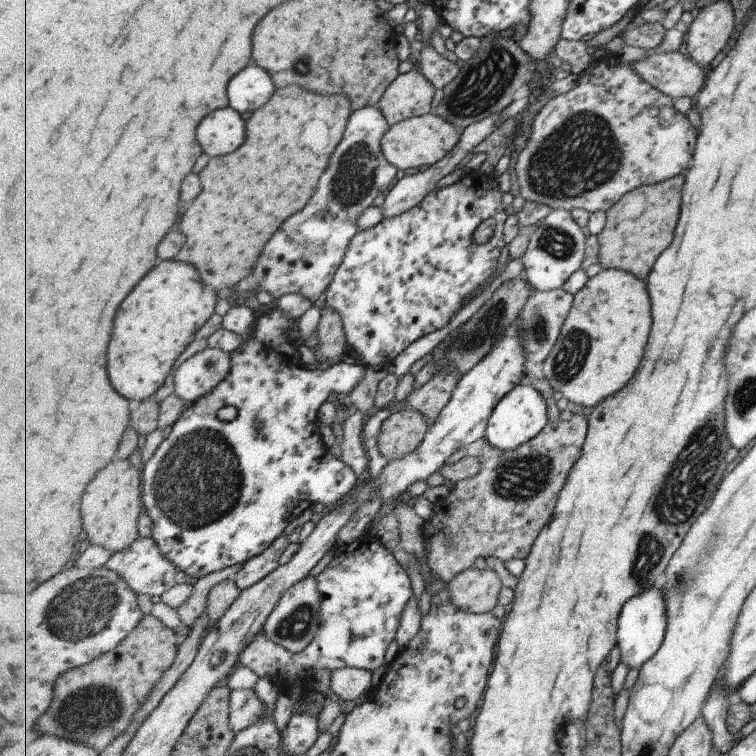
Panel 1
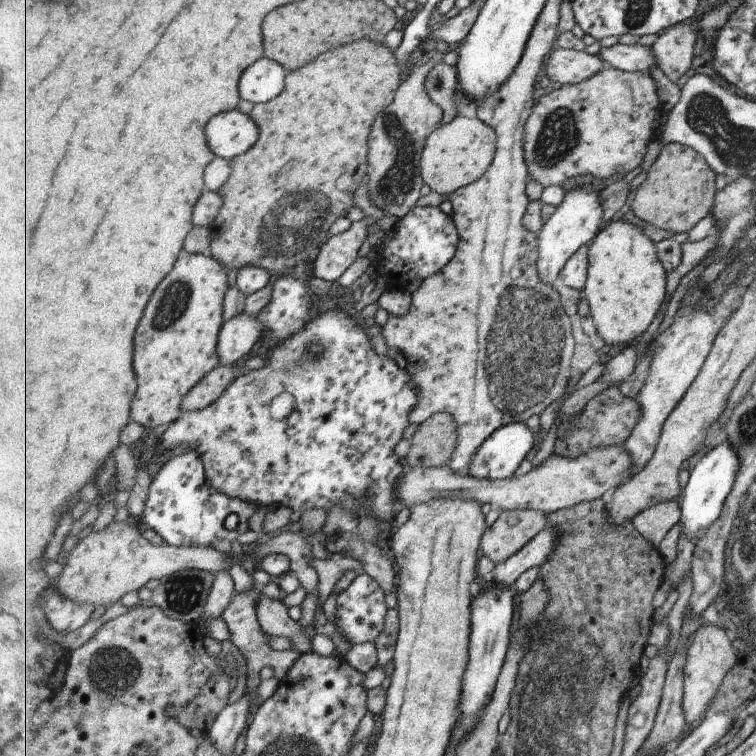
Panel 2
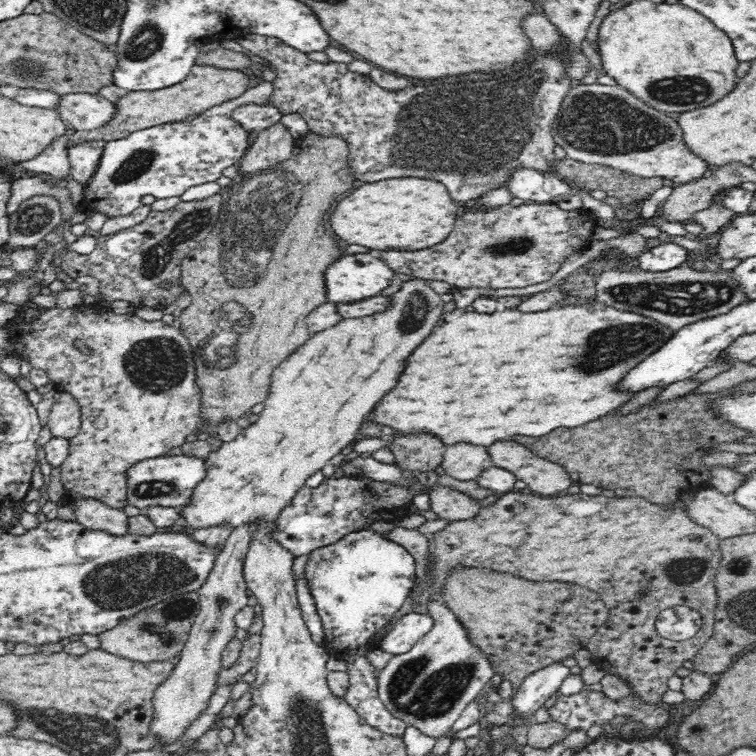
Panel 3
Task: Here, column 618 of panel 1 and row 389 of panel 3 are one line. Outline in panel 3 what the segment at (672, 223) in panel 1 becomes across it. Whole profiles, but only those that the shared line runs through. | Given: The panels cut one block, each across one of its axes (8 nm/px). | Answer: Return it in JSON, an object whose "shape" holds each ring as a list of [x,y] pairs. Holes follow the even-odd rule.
{"shape":[[[309,131],[304,134],[302,138],[295,140],[294,150],[292,150],[292,156],[278,162],[276,166],[266,168],[263,171],[248,173],[244,176],[240,176],[237,180],[232,182],[228,186],[227,198],[223,199],[222,211],[219,213],[218,222],[213,226],[212,230],[206,235],[206,238],[197,244],[196,248],[193,248],[183,258],[181,263],[181,276],[179,278],[179,284],[184,287],[192,297],[192,303],[188,305],[184,310],[180,311],[179,329],[182,331],[194,353],[194,362],[196,362],[196,380],[198,385],[202,389],[202,410],[200,410],[201,422],[209,422],[212,426],[224,420],[225,418],[238,419],[246,411],[251,410],[252,407],[260,402],[264,402],[269,391],[269,383],[271,378],[271,372],[279,365],[284,359],[292,356],[292,352],[296,352],[297,348],[300,348],[300,344],[304,344],[313,334],[308,328],[308,313],[312,312],[317,306],[325,304],[327,299],[326,292],[326,272],[330,264],[334,264],[339,257],[342,257],[342,246],[344,245],[342,240],[338,236],[332,234],[332,230],[328,230],[328,218],[332,214],[332,208],[334,208],[334,202],[338,202],[340,198],[344,197],[344,194],[348,194],[350,190],[356,188],[356,177],[352,173],[351,168],[351,148],[348,147],[348,141],[340,135],[322,135],[320,133]],[[220,320],[226,320],[228,328],[233,330],[224,330],[224,332],[230,332],[231,336],[228,338],[215,337],[218,333],[218,324]]]}

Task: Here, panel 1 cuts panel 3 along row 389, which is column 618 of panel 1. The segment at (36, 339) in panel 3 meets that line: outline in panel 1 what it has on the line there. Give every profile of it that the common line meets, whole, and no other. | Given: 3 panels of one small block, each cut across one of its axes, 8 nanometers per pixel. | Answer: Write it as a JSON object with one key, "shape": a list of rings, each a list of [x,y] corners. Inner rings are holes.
{"shape":[[[617,58],[607,61],[600,61],[593,65],[581,80],[577,81],[577,86],[569,92],[557,95],[551,98],[546,105],[536,114],[534,122],[531,125],[531,135],[529,141],[522,148],[517,156],[514,170],[517,176],[519,193],[531,202],[550,206],[552,209],[585,209],[591,212],[609,211],[611,207],[619,202],[628,192],[643,186],[643,184],[657,184],[657,182],[665,182],[669,178],[679,176],[681,172],[689,170],[691,160],[695,156],[695,148],[697,148],[697,130],[693,126],[693,122],[684,114],[675,110],[673,106],[674,98],[668,96],[667,93],[661,92],[654,85],[649,84],[643,77],[631,66],[631,63],[620,62]]]}

